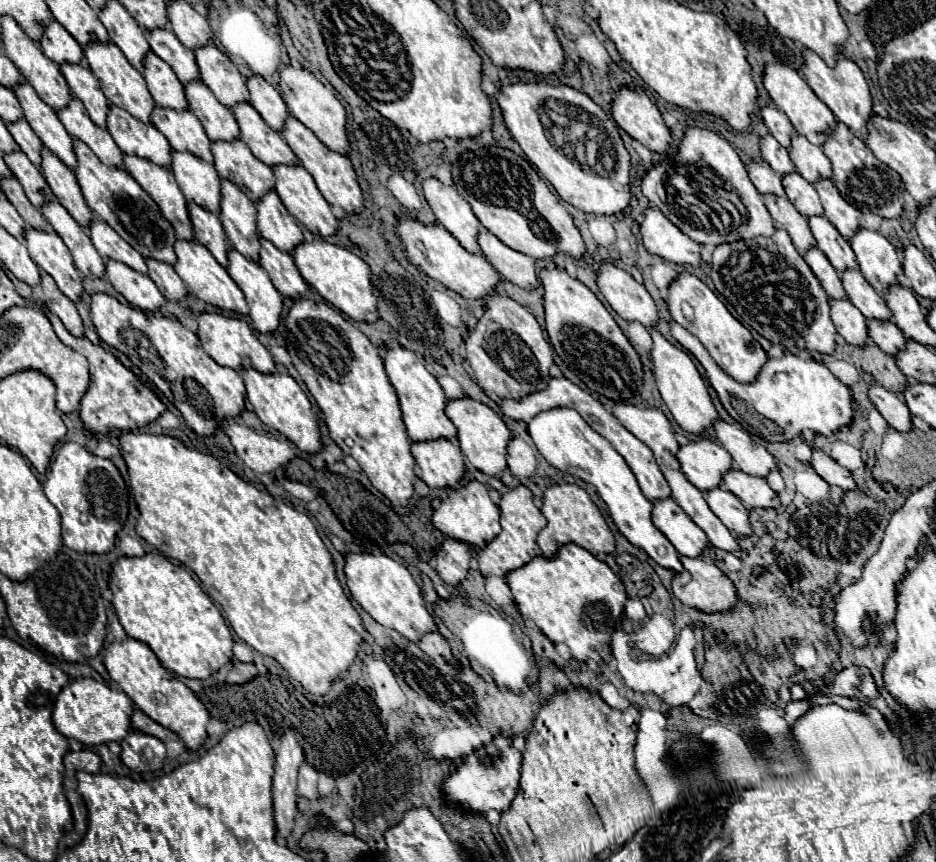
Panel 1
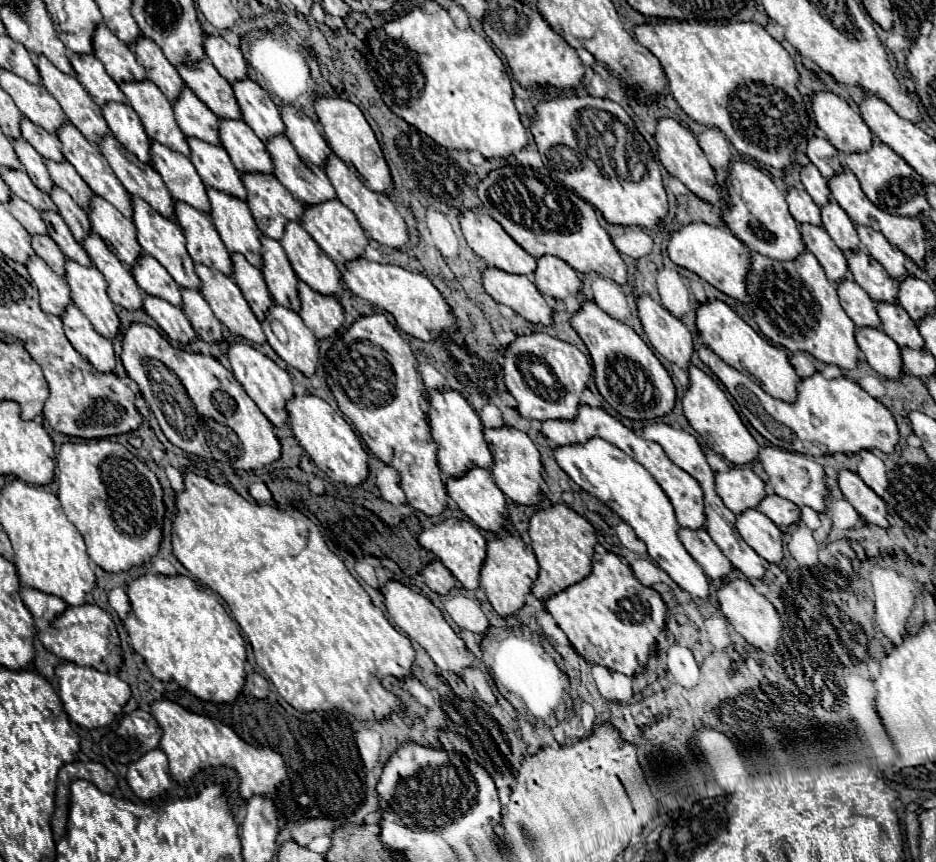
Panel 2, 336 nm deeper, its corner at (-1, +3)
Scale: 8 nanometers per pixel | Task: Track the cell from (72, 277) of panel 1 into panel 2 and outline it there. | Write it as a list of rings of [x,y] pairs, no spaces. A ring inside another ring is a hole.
[[[67,260],[65,270],[75,306],[89,318],[89,322],[101,336],[109,340],[119,336],[121,320],[115,314],[115,306],[107,294],[107,282],[103,274],[95,266],[87,268],[73,260]]]

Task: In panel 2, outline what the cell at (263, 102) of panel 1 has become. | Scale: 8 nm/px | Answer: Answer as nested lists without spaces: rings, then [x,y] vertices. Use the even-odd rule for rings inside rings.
[[[285,106],[281,110],[281,118],[287,128],[285,136],[291,140],[297,154],[303,160],[323,168],[327,158],[333,154],[333,150],[329,148],[325,136],[319,132],[319,128],[311,122],[311,118],[305,116],[303,112],[295,110],[293,106]]]

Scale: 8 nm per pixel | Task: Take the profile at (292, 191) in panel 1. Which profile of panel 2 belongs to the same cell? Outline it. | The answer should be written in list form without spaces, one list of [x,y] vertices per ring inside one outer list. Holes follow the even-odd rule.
[[[329,200],[317,206],[309,206],[301,218],[301,226],[311,234],[311,238],[319,244],[319,248],[335,262],[335,264],[347,264],[351,260],[361,258],[365,246],[367,246],[367,236],[361,224],[357,222],[355,214],[343,206],[339,200]]]

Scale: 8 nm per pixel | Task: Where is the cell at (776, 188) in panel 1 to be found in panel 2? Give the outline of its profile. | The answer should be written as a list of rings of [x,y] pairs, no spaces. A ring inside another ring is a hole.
[[[791,188],[787,194],[787,204],[793,218],[799,224],[815,224],[821,226],[821,208],[813,202],[813,198],[803,188]]]

